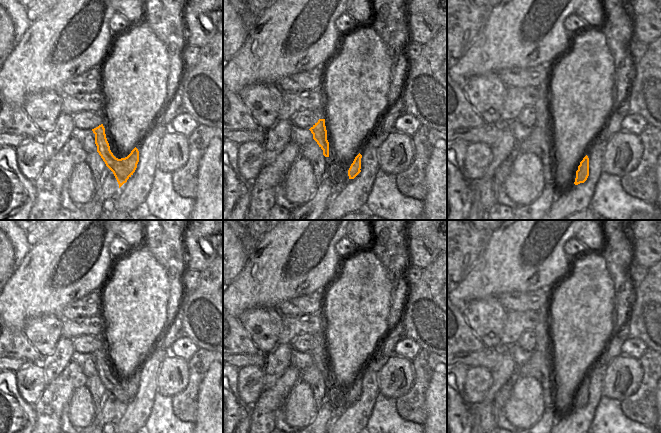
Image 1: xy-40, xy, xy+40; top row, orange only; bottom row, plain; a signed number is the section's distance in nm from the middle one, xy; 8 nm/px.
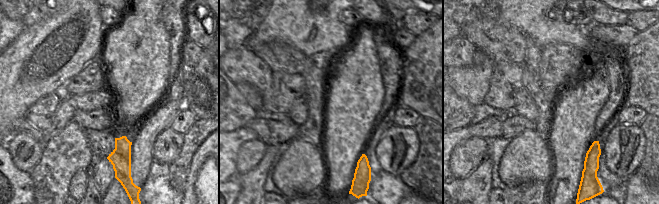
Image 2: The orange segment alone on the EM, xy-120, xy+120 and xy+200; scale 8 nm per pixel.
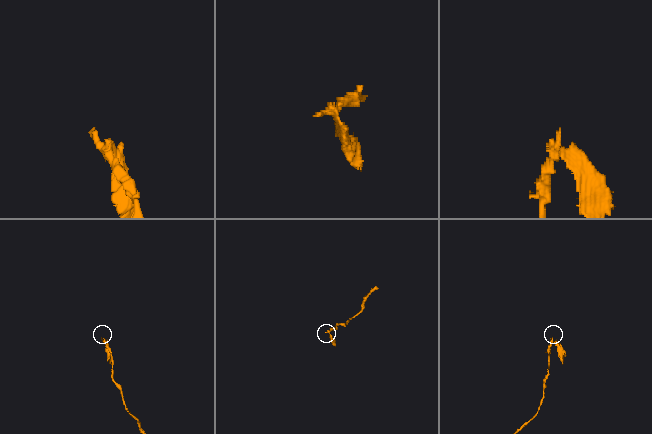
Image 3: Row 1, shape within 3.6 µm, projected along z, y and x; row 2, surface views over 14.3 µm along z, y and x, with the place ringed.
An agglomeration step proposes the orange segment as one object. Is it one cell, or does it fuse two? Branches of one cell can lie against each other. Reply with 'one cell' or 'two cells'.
two cells

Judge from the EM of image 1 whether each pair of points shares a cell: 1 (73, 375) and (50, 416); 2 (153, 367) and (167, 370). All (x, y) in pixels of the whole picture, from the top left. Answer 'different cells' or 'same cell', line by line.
1: same cell
2: different cells

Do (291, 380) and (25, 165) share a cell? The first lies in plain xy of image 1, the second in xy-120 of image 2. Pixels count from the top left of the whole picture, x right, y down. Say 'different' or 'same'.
different

